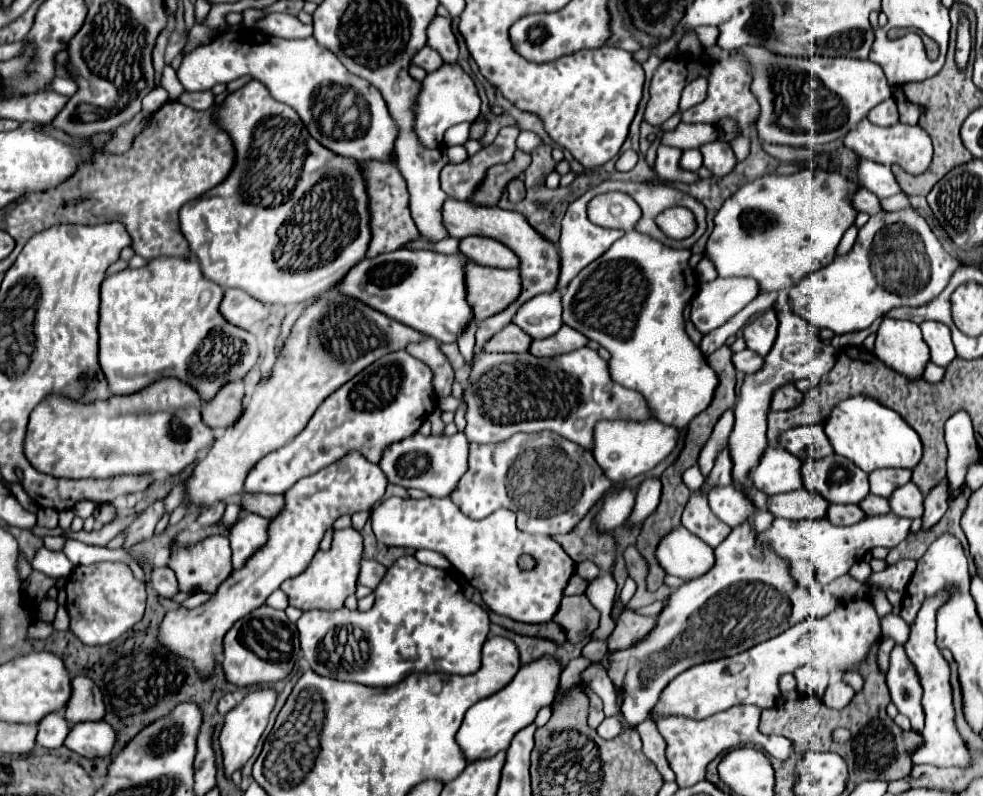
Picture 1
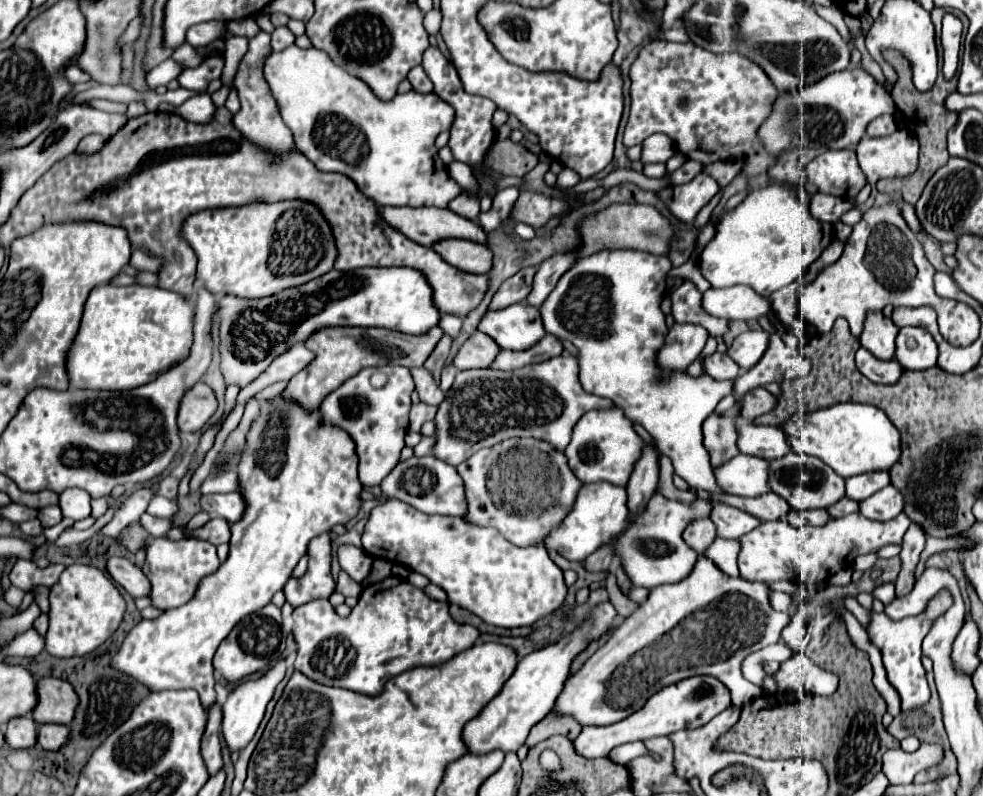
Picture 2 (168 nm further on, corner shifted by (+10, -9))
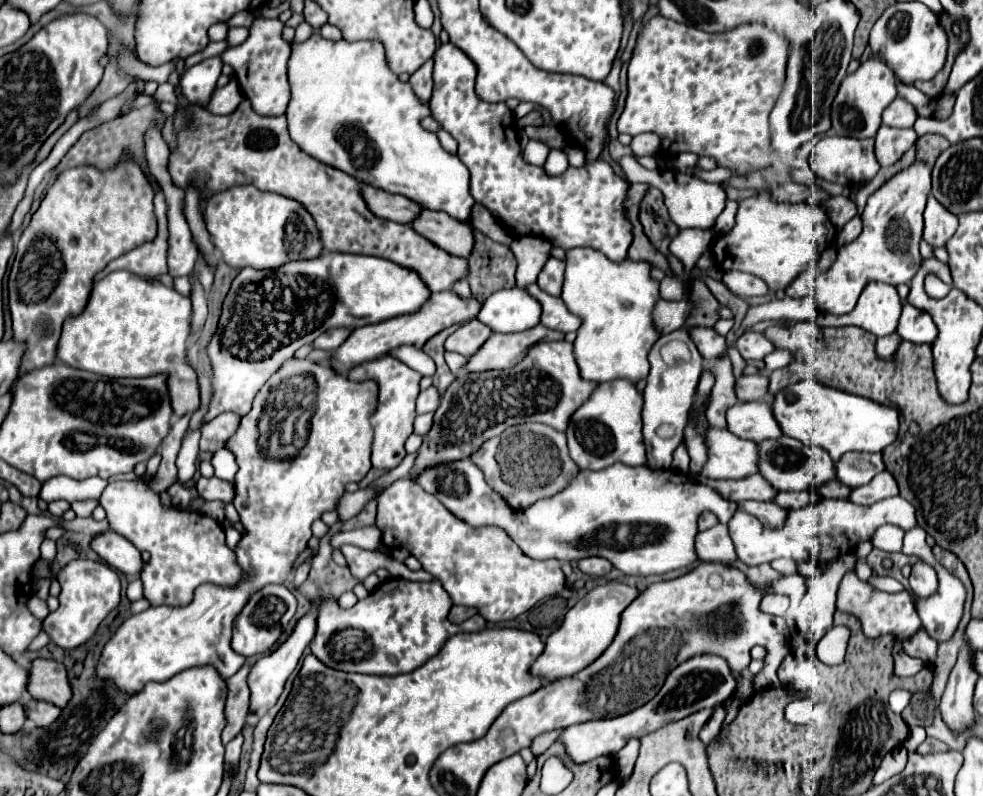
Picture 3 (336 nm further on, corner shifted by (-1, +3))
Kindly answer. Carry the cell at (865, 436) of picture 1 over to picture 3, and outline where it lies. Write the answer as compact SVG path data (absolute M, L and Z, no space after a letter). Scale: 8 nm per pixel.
M804 379L780 391L772 399L772 411L776 421L782 425L784 435L802 441L804 445L824 447L834 461L848 451L880 453L896 441L900 429L898 411L894 407L824 387L812 379Z

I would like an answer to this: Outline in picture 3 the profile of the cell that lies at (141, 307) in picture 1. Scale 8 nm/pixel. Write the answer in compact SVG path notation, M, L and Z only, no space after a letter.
M114 271L94 285L86 309L64 323L58 359L70 367L106 377L142 378L166 373L174 414L192 414L200 407L200 389L197 374L186 361L190 317L190 299L174 287L128 271Z

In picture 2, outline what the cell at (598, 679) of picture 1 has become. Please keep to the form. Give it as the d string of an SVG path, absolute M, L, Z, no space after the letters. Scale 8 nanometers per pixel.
M637 741L637 743L625 743L625 745L621 745L621 747L615 747L615 749L611 751L609 759L611 759L613 763L627 765L631 759L635 759L635 757L641 755L641 753L645 753L645 745L643 745L641 741Z

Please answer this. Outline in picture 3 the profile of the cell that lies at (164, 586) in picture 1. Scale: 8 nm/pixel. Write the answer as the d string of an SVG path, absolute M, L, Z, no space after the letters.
M106 531L92 539L92 549L114 569L126 575L140 575L144 561L140 551L124 537L114 531Z

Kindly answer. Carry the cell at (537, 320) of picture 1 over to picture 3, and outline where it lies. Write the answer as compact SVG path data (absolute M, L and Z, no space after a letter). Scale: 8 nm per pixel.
M524 289L492 293L482 305L478 319L496 333L520 333L540 323L542 305Z

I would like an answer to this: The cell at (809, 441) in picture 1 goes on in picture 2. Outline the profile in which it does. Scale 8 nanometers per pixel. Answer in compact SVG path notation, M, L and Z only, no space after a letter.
M745 421L745 423L739 423L737 431L739 431L737 435L739 451L745 455L755 455L771 461L791 451L789 441L781 427L753 425L751 421Z

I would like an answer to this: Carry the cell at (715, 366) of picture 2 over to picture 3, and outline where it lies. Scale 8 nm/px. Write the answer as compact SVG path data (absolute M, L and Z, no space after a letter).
M692 327L690 329L694 343L698 347L698 351L702 353L702 357L706 361L716 361L718 357L726 357L728 355L728 343L722 335L718 335L714 329L702 329L702 327Z

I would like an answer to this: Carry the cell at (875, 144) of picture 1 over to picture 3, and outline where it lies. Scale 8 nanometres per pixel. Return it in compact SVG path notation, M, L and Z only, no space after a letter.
M882 125L876 133L876 159L882 167L894 165L914 143L918 135L910 129L894 129Z

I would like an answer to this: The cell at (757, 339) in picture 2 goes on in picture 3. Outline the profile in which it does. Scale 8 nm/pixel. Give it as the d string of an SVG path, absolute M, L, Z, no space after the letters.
M746 331L736 341L736 349L740 351L740 355L746 361L754 361L754 359L764 359L768 353L772 353L774 351L774 343L768 337L764 337L764 333Z

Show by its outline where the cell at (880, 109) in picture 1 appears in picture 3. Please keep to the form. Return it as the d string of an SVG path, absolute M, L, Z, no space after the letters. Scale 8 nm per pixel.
M896 97L882 115L882 123L888 127L912 127L916 121L916 109L902 97Z

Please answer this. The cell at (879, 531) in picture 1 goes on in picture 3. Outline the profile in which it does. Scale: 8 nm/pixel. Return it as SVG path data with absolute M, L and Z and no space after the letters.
M780 491L776 495L776 503L780 507L784 507L788 513L786 521L782 527L770 529L766 525L762 525L756 517L744 513L744 511L736 511L734 517L728 523L730 529L730 537L736 545L736 555L742 563L746 565L762 565L762 563L772 563L774 559L786 557L786 559L794 559L796 563L804 563L804 561L822 561L824 555L830 555L832 559L844 555L844 553L854 553L856 547L862 541L870 541L874 531L882 525L896 525L904 531L916 527L916 509L912 509L912 505L904 499L904 497L890 497L884 499L876 505L864 507L864 505L856 505L852 501L832 501L832 499L822 499L816 491L808 491L808 493L784 493Z

